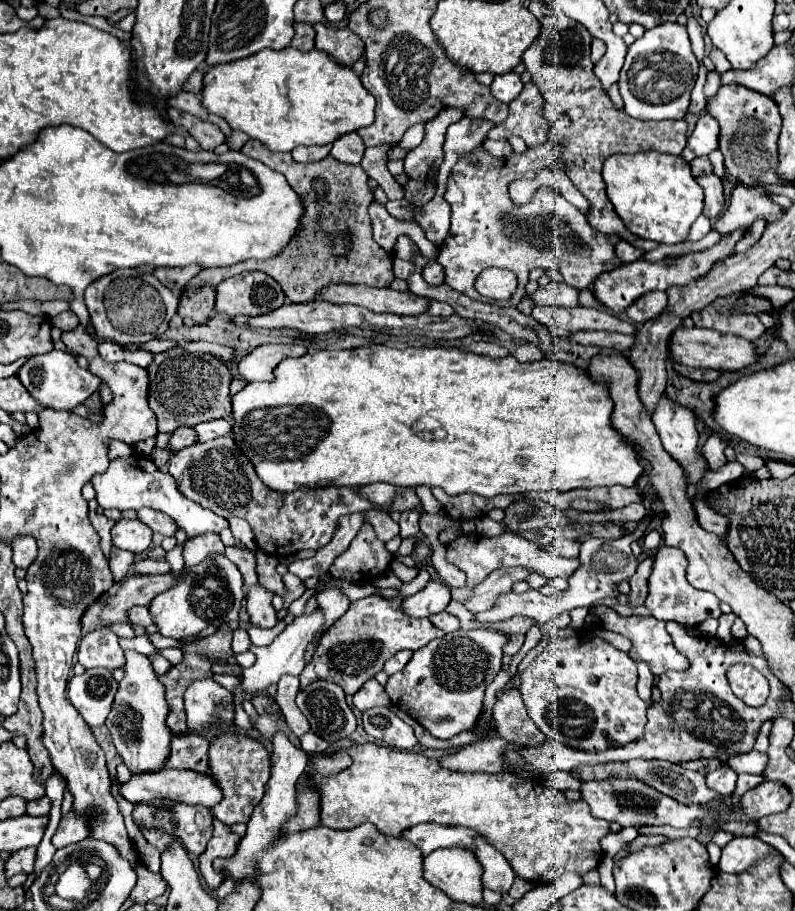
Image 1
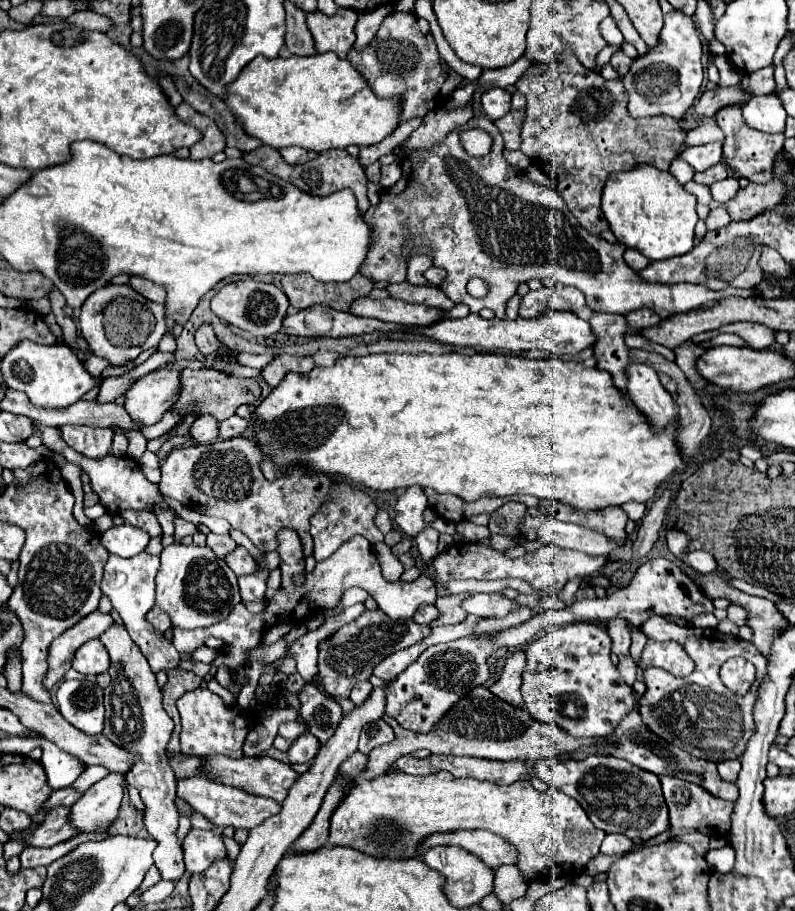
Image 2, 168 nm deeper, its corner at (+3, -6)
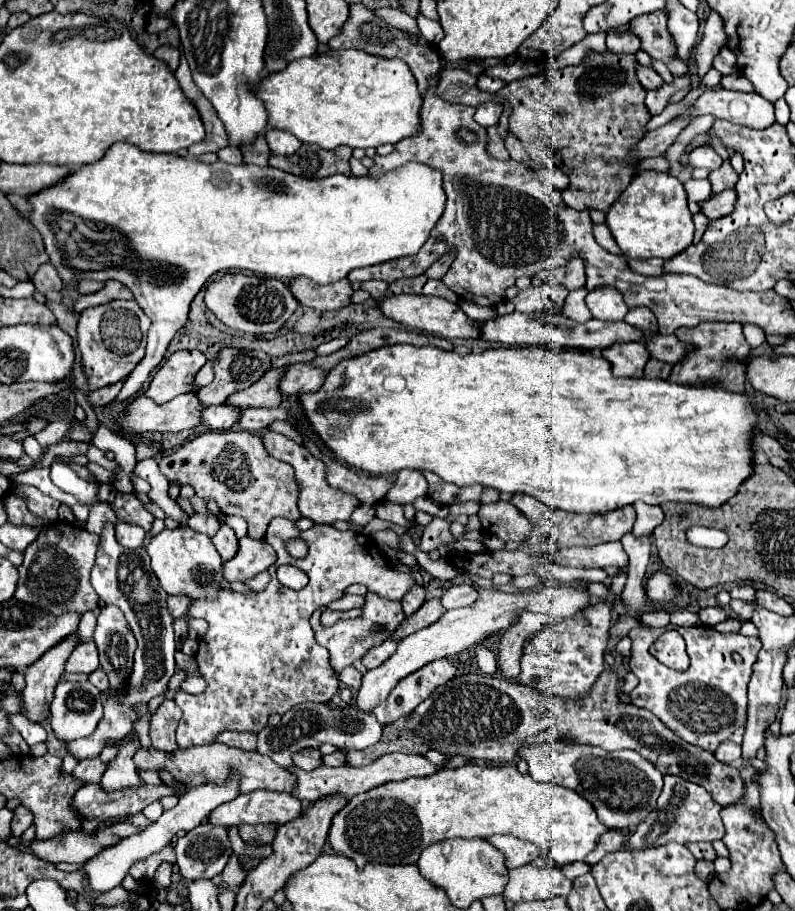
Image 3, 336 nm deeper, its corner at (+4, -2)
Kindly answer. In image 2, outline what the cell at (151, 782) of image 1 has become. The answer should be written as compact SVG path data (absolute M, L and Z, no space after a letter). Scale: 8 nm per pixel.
M197 775L187 777L187 779L177 779L177 797L187 801L197 813L205 815L217 827L233 825L237 829L247 829L249 831L249 829L261 825L265 819L269 819L269 817L273 817L281 811L281 805L277 807L277 801L273 801L273 799L249 795L249 793L239 791L235 787L225 787L225 785L213 783L209 779L197 777Z

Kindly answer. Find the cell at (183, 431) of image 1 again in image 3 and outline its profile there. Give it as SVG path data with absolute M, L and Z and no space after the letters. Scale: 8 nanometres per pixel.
M216 405L216 407L206 407L204 409L204 425L212 431L228 431L232 429L238 419L240 419L242 409L232 407L232 405Z

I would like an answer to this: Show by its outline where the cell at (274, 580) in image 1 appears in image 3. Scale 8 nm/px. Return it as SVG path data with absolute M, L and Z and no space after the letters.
M218 513L218 521L220 521L220 529L218 533L212 537L212 543L216 547L216 551L220 553L222 559L232 559L232 555L236 555L236 547L238 547L238 537L234 535L234 531L222 521L224 515Z

